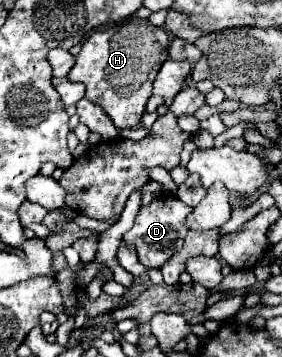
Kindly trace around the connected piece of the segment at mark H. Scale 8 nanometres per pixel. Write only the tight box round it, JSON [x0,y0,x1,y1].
[68,19,168,129]

